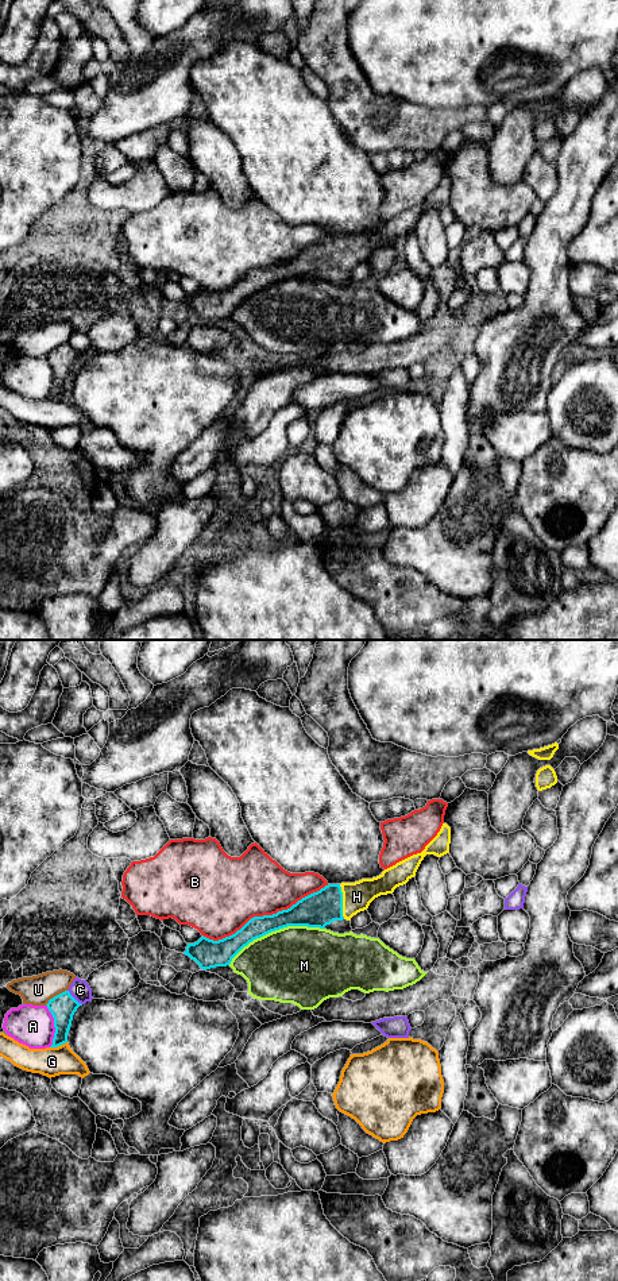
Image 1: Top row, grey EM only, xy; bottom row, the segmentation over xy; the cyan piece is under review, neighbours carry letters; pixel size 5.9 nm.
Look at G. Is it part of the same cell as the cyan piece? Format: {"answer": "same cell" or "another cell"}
{"answer": "another cell"}

